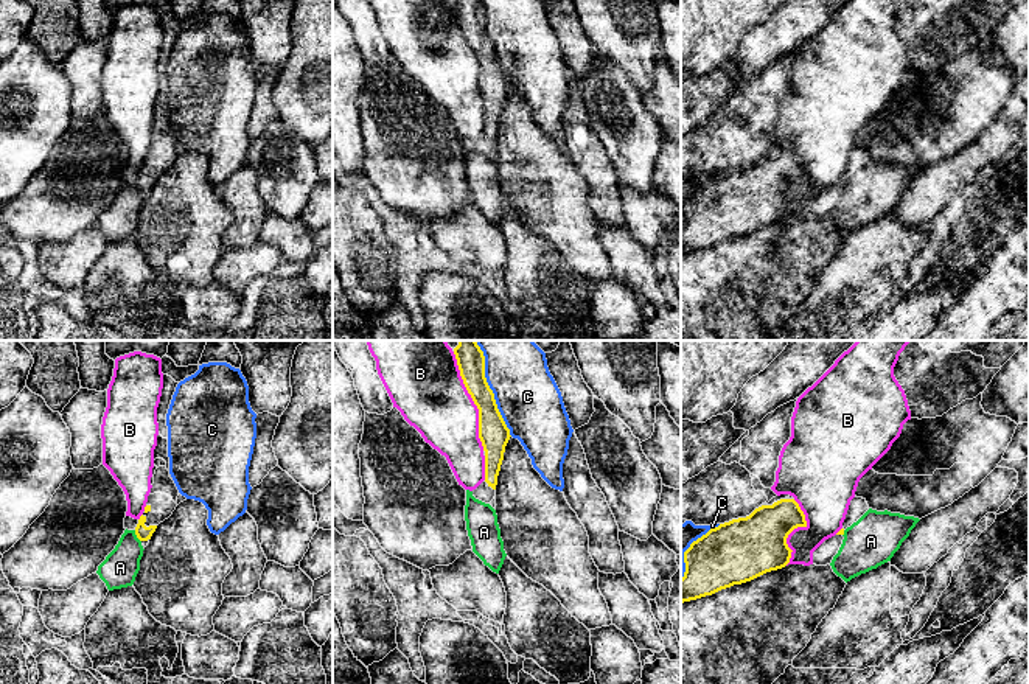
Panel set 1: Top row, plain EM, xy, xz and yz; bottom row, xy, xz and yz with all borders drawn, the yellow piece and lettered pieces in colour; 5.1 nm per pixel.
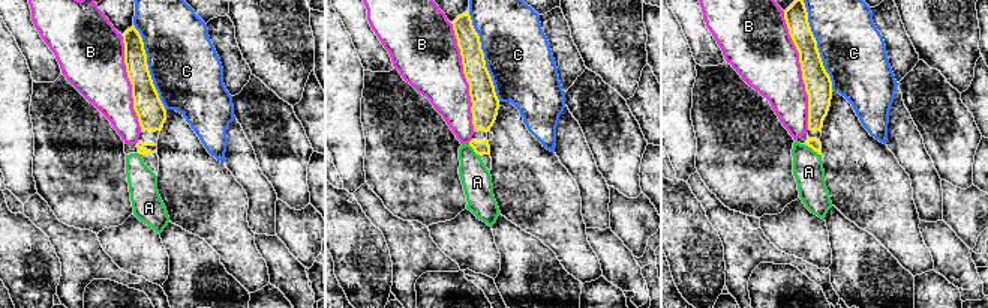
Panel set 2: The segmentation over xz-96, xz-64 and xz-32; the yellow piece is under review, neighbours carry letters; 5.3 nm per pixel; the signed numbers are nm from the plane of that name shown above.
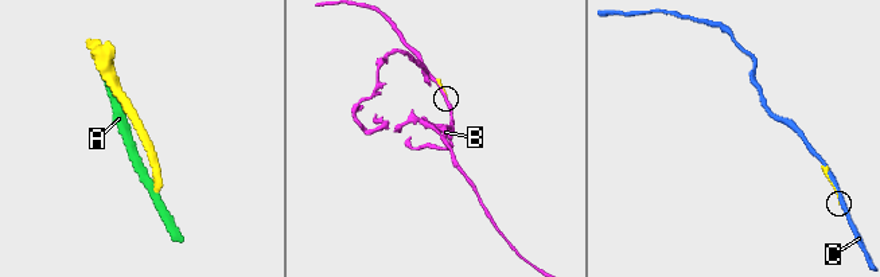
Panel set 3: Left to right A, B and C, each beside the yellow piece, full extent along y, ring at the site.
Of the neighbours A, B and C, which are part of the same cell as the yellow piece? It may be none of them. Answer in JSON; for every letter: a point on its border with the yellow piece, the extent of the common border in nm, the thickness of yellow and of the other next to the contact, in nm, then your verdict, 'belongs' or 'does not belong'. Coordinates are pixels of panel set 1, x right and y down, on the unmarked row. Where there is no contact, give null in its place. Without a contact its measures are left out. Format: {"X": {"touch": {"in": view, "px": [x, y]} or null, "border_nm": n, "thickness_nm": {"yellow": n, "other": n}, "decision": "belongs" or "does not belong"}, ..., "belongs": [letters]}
{"A": {"touch": {"in": "xy", "px": [137, 188]}, "border_nm": 70, "thickness_nm": {"yellow": 80, "other": 190}, "decision": "does not belong"}, "B": {"touch": {"in": "xz", "px": [473, 52]}, "border_nm": 550, "thickness_nm": {"yellow": 160, "other": 380}, "decision": "does not belong"}, "C": {"touch": {"in": "xz", "px": [491, 44]}, "border_nm": 480, "thickness_nm": {"yellow": 160, "other": 320}, "decision": "does not belong"}, "belongs": []}

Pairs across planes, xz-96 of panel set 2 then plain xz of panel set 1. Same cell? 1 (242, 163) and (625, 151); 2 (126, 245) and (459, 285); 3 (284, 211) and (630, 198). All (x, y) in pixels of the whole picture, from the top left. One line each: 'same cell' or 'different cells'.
1: different cells
2: different cells
3: same cell

